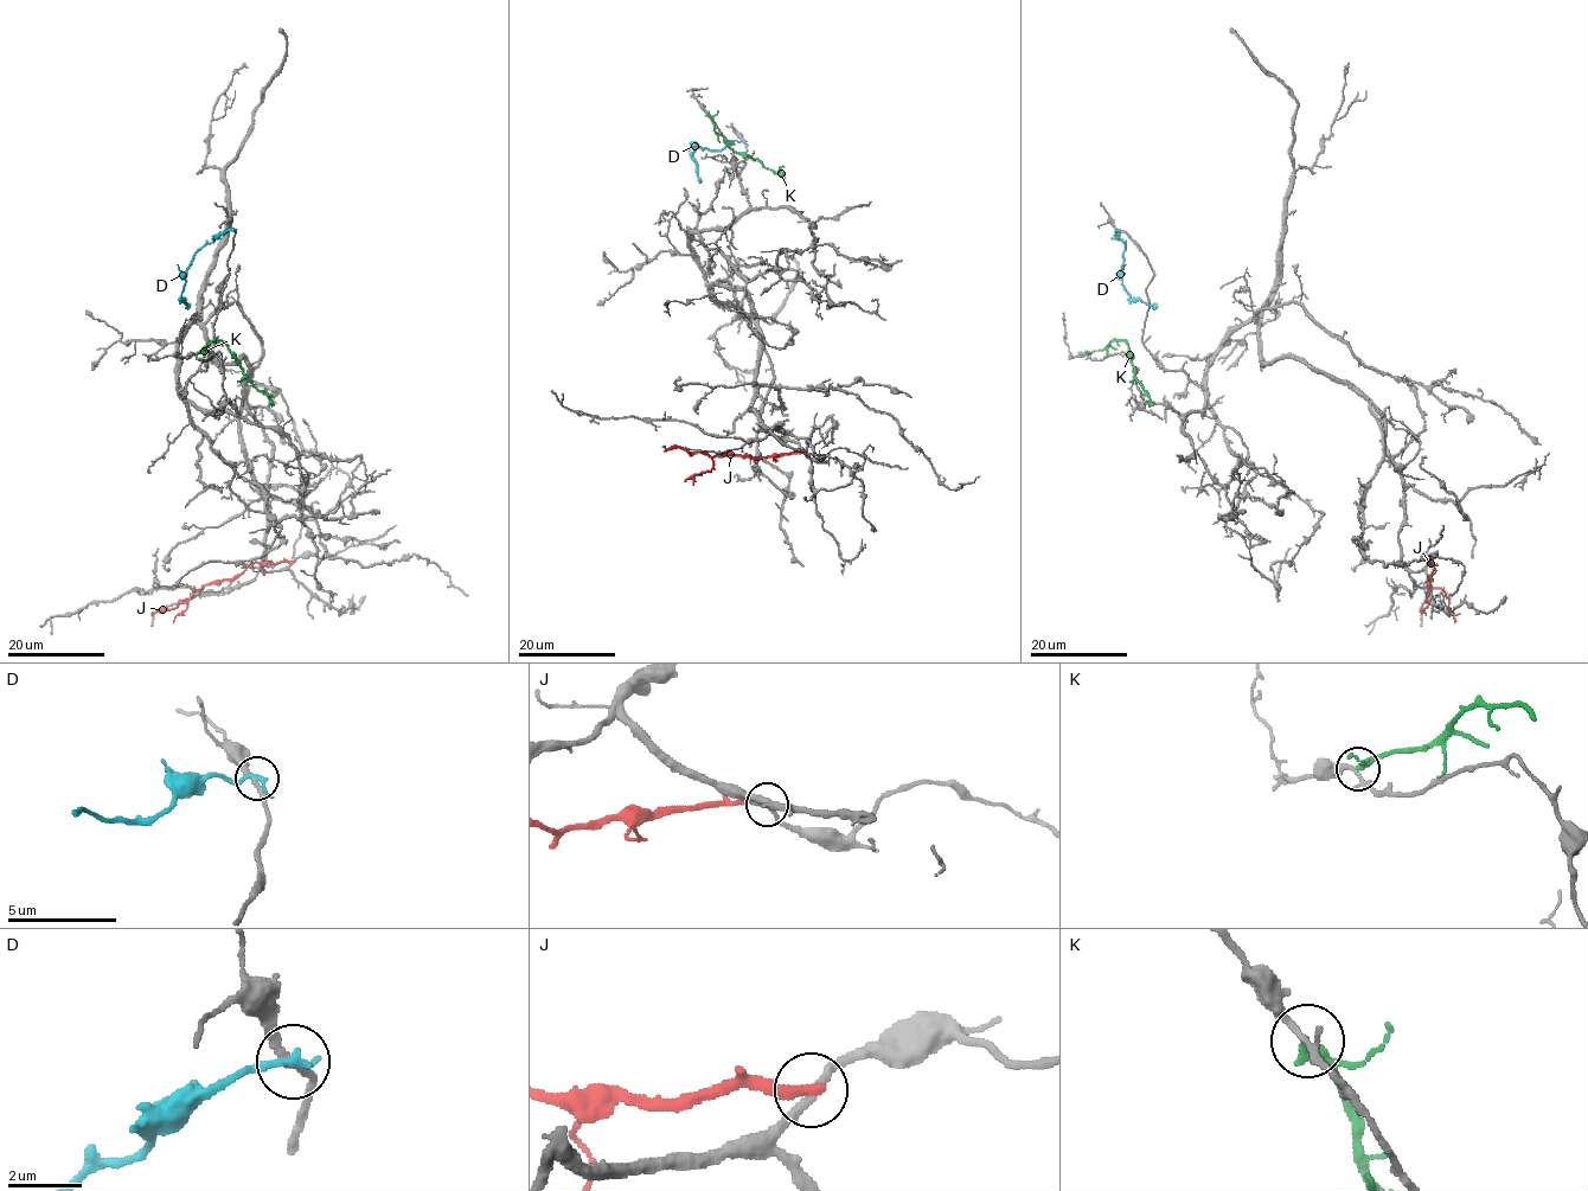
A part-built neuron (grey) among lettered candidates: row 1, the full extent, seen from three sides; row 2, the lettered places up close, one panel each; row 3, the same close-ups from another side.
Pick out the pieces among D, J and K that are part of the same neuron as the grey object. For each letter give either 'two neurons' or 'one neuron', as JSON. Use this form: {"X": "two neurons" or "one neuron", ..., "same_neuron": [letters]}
{"D": "two neurons", "J": "two neurons", "K": "two neurons", "same_neuron": []}

